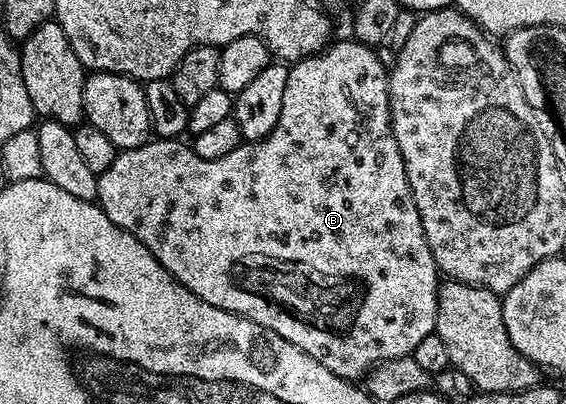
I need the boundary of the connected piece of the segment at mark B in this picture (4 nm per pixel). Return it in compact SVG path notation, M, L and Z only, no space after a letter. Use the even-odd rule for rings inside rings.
M354 38L343 40L340 44L330 46L316 52L312 56L304 56L288 67L285 82L285 98L281 98L281 114L277 118L277 126L273 126L266 140L243 142L225 158L206 160L195 153L194 147L187 148L182 139L160 140L148 139L138 148L125 148L116 155L107 169L98 173L99 193L97 203L103 213L119 228L123 228L177 282L181 282L197 298L209 302L209 306L217 306L226 312L249 318L262 328L273 330L281 338L290 340L298 348L311 353L321 366L328 368L343 380L358 381L358 376L366 377L384 360L399 360L402 356L410 356L423 338L435 332L435 319L439 306L439 290L441 273L435 264L433 250L425 238L425 230L421 226L421 214L414 202L409 186L409 178L405 174L405 162L397 142L395 131L391 126L391 89L389 87L389 68L379 61L374 47L361 44ZM311 328L319 331L319 340L311 340ZM331 332L335 336L347 336L347 340L331 340Z

